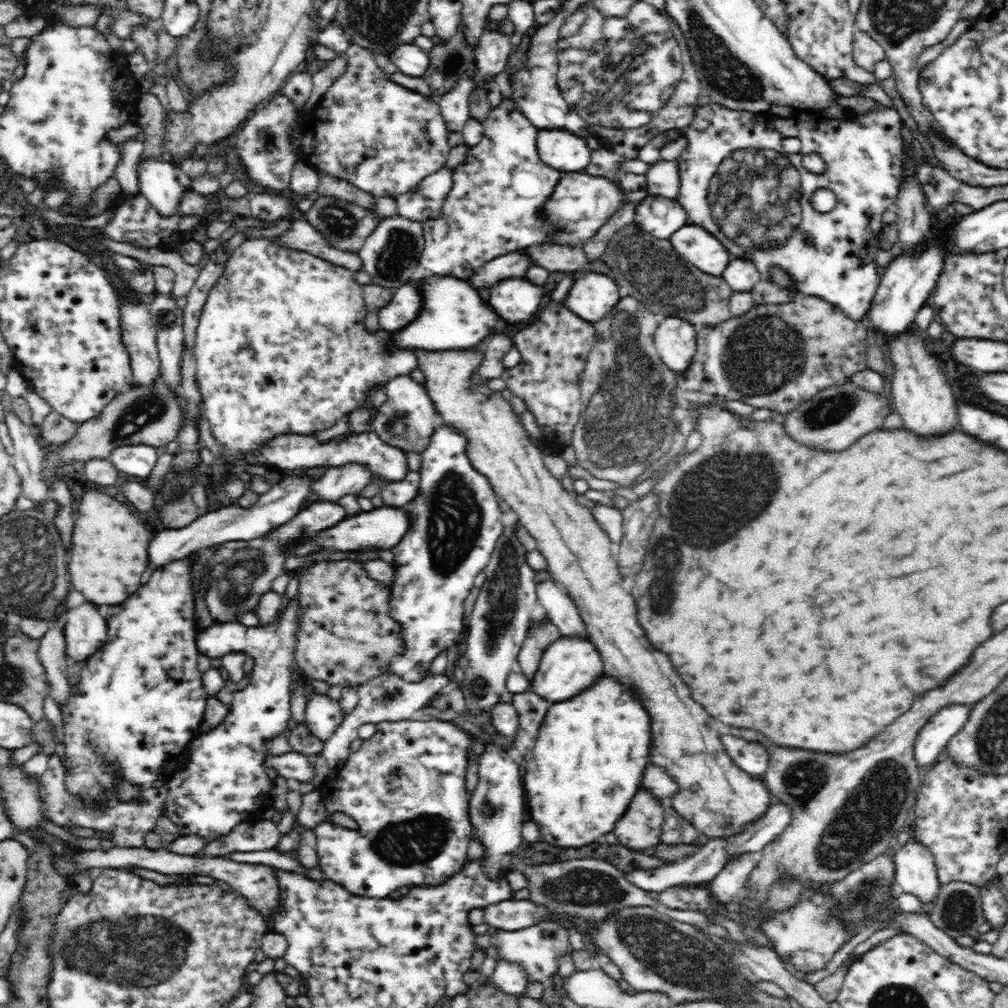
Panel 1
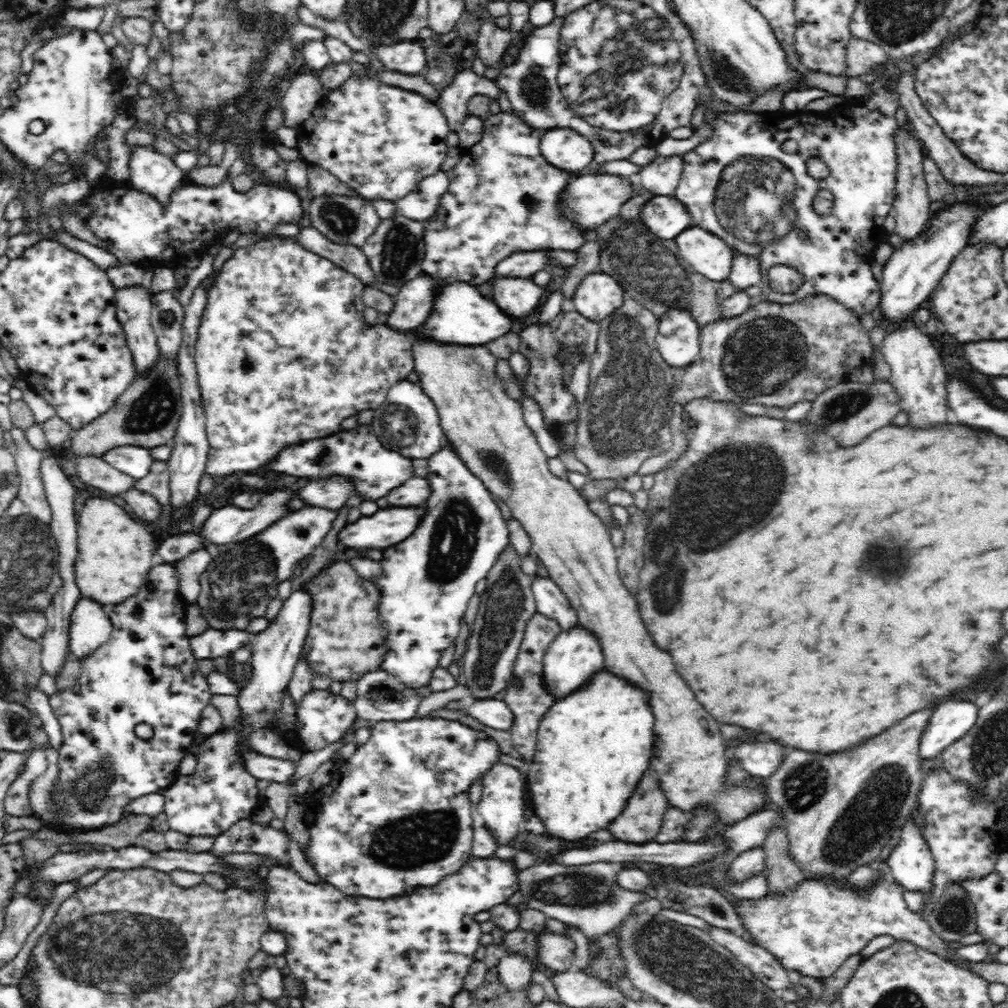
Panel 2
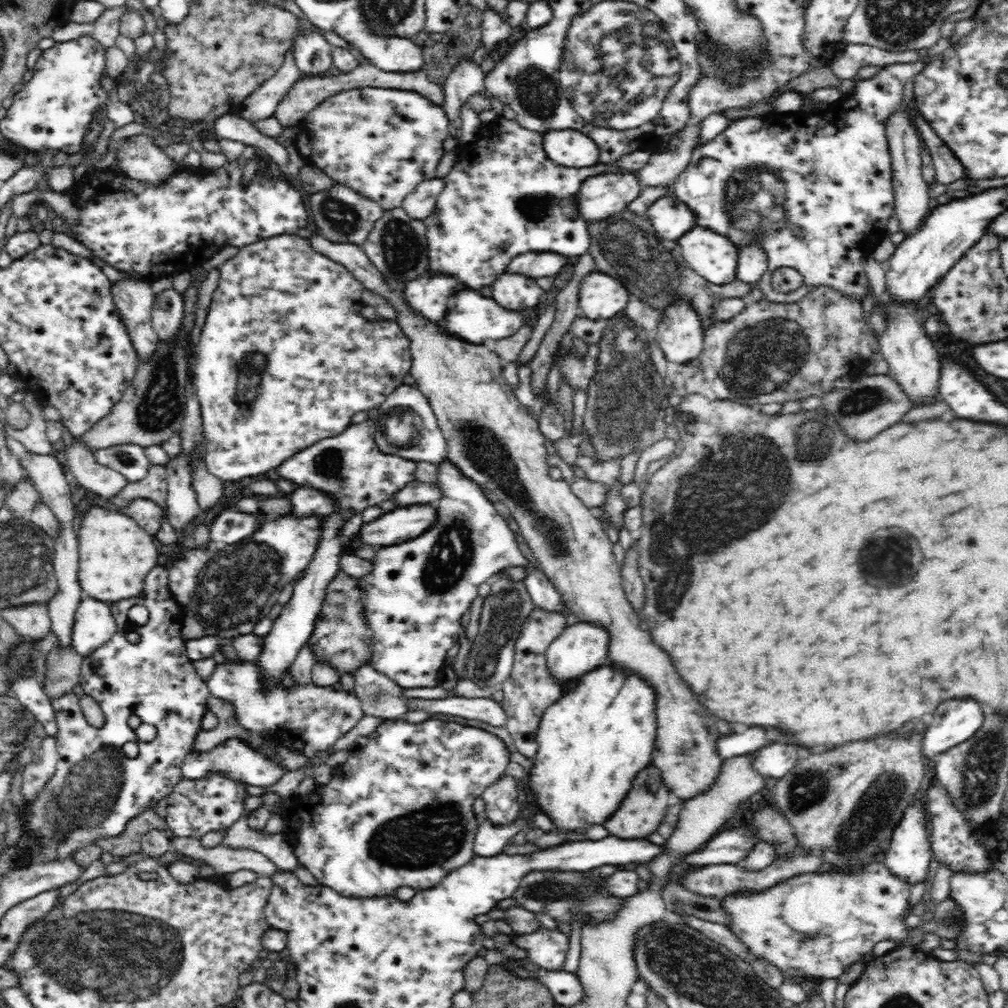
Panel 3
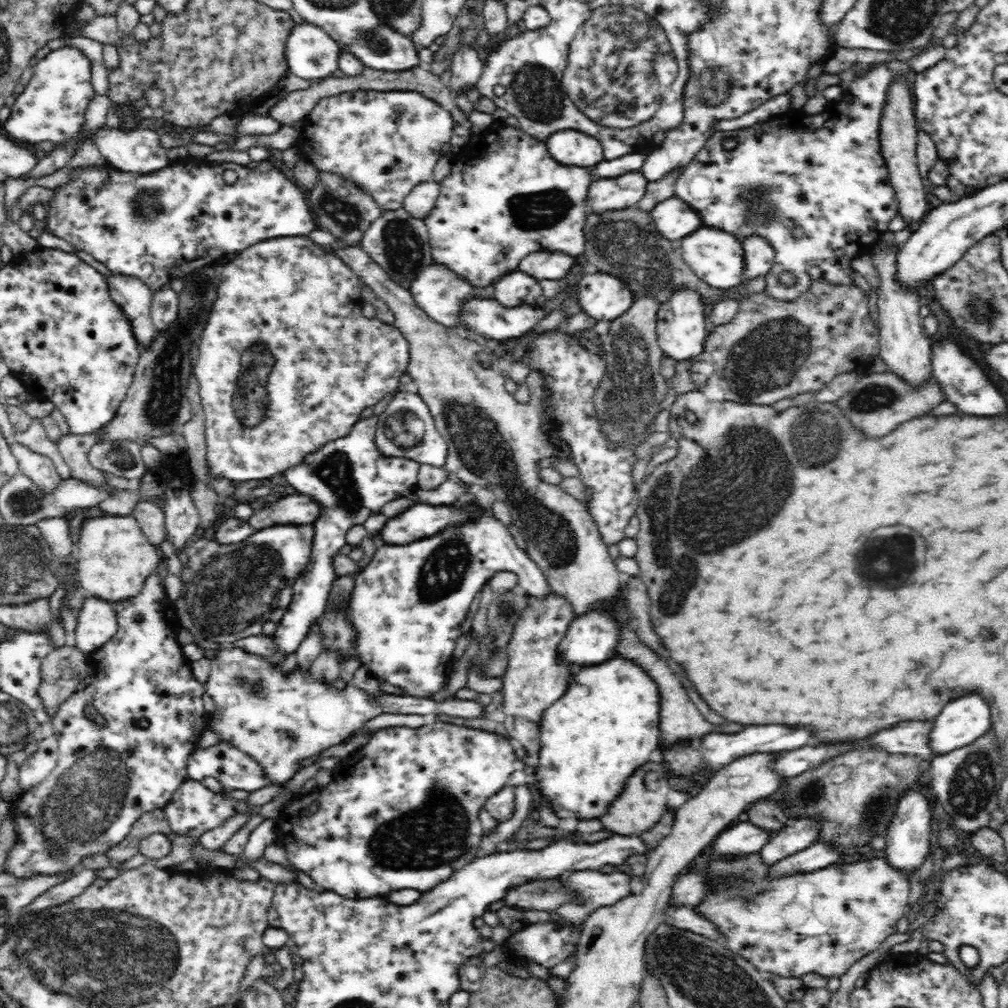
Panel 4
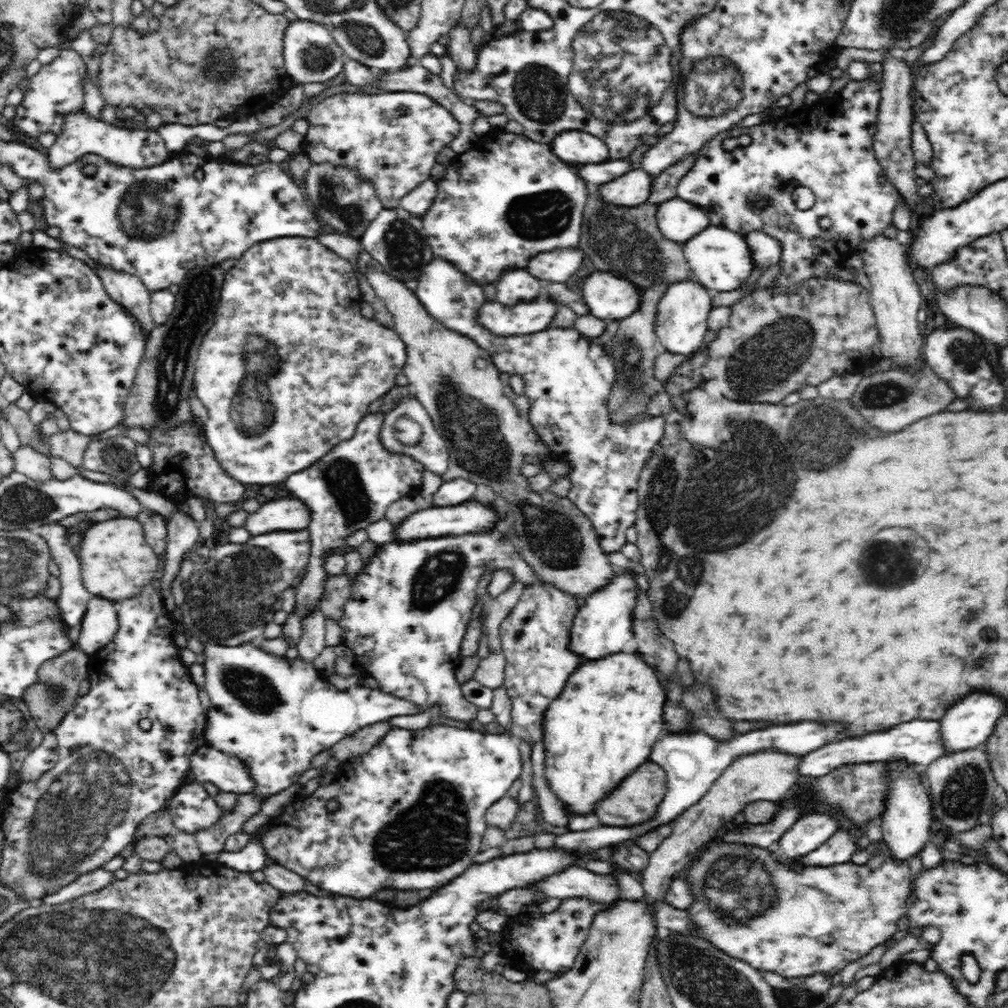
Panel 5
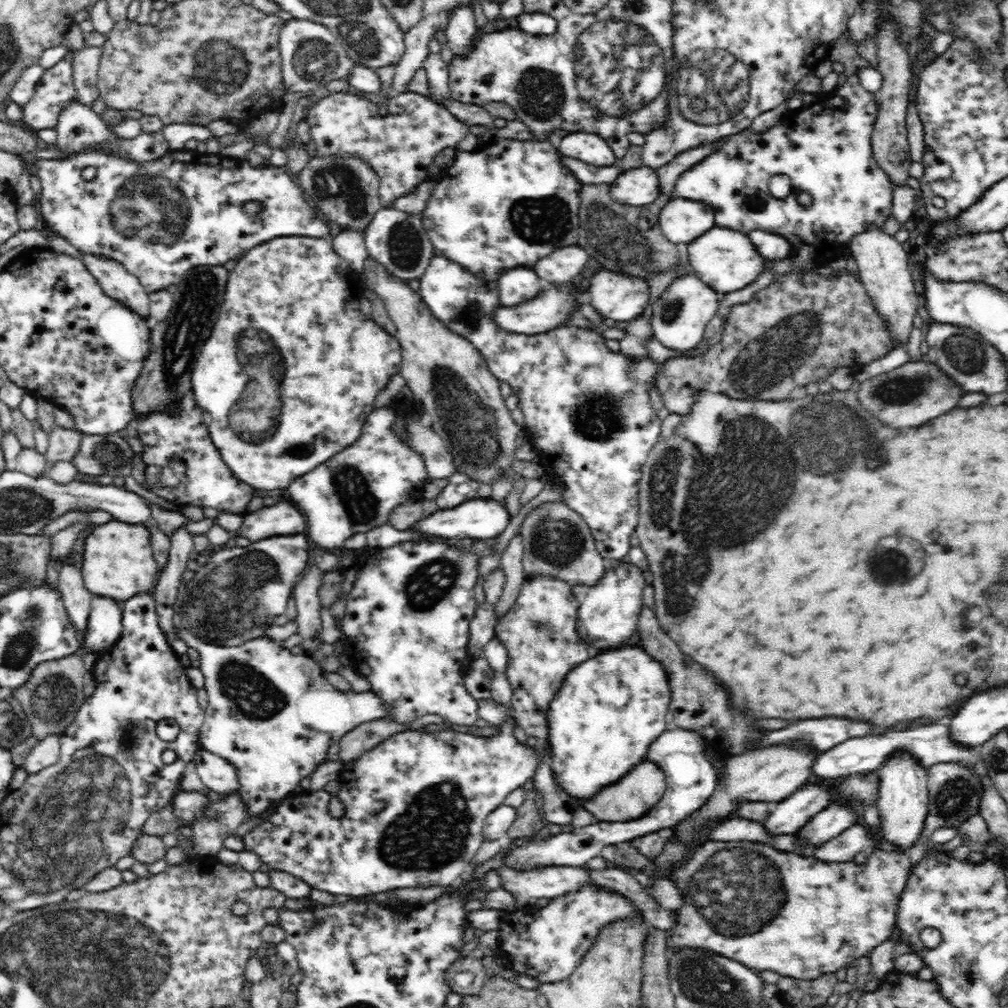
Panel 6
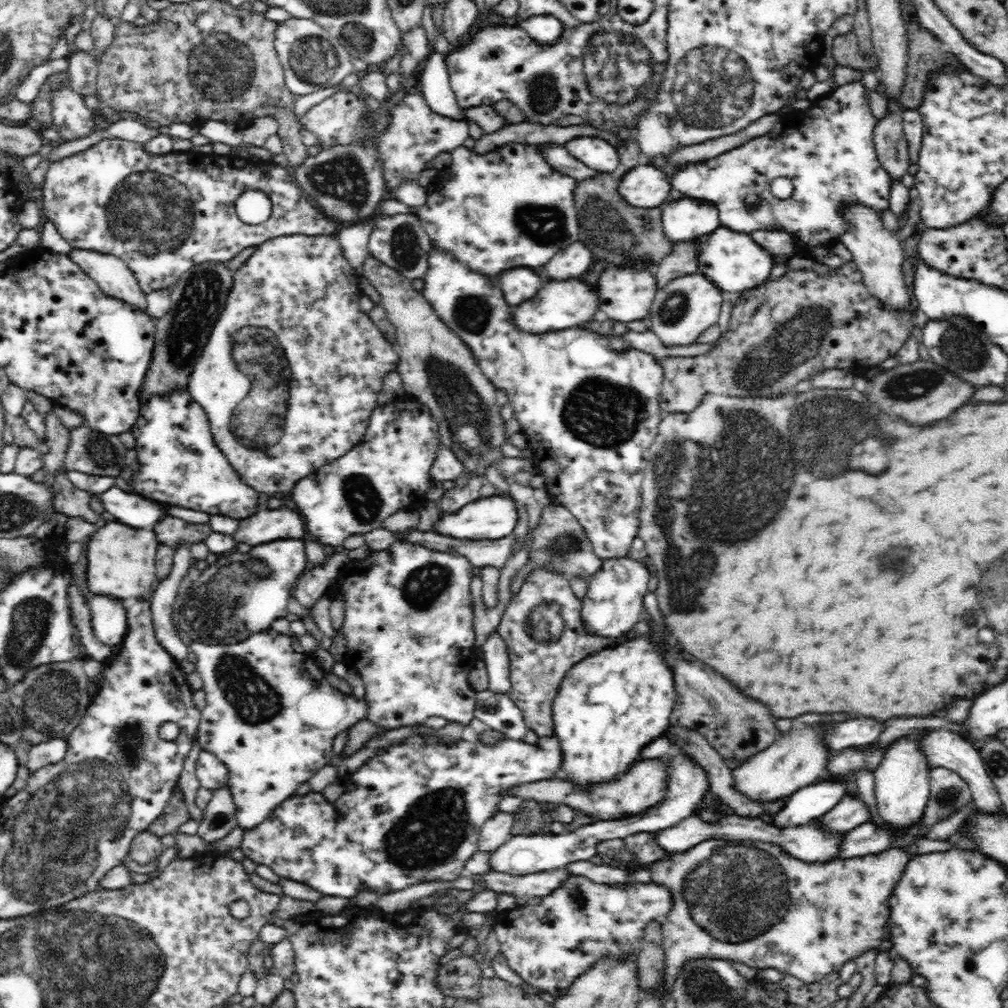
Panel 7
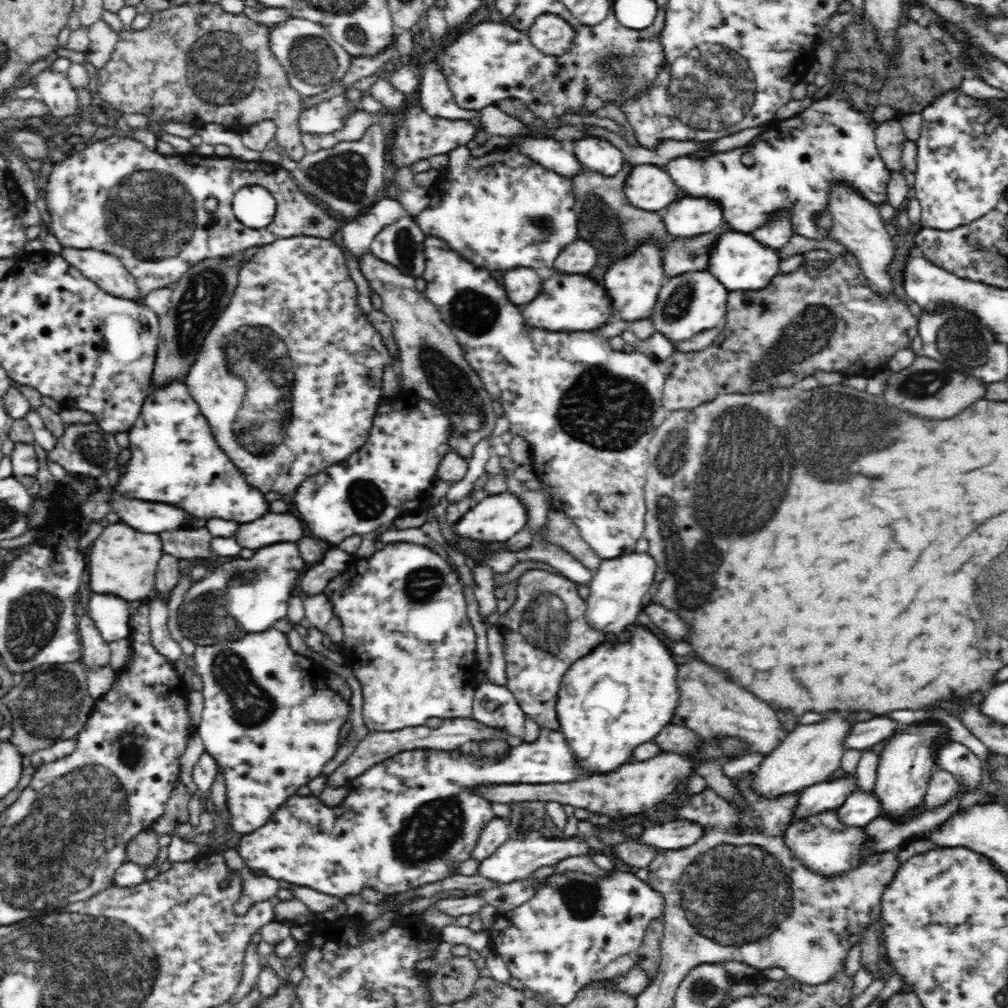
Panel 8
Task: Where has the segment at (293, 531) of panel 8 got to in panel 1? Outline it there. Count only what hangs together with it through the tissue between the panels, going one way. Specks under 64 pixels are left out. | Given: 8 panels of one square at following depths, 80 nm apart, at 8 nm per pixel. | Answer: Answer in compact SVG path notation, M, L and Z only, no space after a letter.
M344 464L338 468L328 468L321 477L311 484L312 494L318 496L318 501L338 503L346 494L358 494L372 480L371 470L361 464Z

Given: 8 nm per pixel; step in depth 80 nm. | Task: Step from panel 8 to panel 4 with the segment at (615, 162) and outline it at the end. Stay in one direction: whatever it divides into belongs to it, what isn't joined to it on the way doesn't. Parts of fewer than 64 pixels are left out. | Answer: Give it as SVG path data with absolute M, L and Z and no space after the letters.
M560 130L545 140L548 152L561 165L590 168L605 160L602 144L583 132Z

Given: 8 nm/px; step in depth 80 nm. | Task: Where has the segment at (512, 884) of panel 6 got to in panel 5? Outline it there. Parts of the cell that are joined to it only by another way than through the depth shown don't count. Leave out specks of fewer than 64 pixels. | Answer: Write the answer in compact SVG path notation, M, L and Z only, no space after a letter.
M571 866L554 877L544 878L540 882L532 882L524 889L534 889L549 898L584 897L595 904L612 904L620 900L621 893L616 885L614 874L594 874L586 868Z

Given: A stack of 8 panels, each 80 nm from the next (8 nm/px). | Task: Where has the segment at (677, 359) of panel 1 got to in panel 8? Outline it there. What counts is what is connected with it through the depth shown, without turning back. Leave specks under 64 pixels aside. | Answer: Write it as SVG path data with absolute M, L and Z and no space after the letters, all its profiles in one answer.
M706 268L701 271L686 271L665 279L649 318L653 320L656 330L670 341L688 340L698 332L724 324L728 294L729 290Z

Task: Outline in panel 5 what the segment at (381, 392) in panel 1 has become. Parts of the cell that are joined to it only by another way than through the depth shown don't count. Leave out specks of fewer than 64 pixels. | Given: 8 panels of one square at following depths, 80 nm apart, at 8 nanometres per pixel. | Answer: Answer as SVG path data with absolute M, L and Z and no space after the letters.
M416 398L404 399L393 410L385 414L379 436L380 442L388 451L410 455L438 476L442 476L448 470L449 454L445 441L435 430L431 416Z

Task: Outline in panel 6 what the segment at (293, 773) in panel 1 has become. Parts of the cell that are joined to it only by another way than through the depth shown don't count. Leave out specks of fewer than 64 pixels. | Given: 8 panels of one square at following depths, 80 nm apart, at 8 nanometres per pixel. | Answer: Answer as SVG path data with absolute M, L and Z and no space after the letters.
M199 748L193 762L198 776L208 789L222 795L237 792L239 787L237 770L229 760L209 750Z

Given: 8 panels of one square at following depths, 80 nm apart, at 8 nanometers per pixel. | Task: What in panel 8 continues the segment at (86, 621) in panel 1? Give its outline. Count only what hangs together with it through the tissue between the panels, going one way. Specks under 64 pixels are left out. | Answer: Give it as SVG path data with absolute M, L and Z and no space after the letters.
M94 594L88 600L87 614L105 642L118 642L128 636L131 602L108 594Z

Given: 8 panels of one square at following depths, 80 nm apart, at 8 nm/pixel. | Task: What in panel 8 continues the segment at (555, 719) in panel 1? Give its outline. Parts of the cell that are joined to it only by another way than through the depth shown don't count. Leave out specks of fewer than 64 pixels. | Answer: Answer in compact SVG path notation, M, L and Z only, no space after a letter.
M640 624L635 627L636 630L628 642L613 642L607 638L606 643L592 650L592 653L580 657L567 670L559 690L556 702L558 730L571 750L573 762L576 762L576 758L588 762L584 766L588 766L592 774L616 772L620 766L626 765L639 745L652 741L671 722L678 706L678 668L674 668L674 658L670 656L662 640L658 640L650 629Z

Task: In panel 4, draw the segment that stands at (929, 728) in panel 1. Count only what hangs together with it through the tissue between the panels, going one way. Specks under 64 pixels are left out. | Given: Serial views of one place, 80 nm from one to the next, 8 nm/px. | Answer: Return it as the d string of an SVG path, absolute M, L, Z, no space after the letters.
M974 693L948 702L931 722L928 748L938 755L968 746L993 725L984 697Z

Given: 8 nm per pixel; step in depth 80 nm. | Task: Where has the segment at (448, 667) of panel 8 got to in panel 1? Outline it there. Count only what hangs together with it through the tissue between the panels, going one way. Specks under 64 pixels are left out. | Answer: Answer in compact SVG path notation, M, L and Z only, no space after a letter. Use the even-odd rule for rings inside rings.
M442 426L436 430L432 443L421 456L419 496L408 504L410 520L408 530L396 546L391 548L394 574L390 585L391 614L403 629L404 650L390 664L391 672L406 682L424 680L430 662L443 651L456 644L465 630L464 600L474 586L474 578L486 568L490 554L504 530L499 498L489 480L475 469L467 454L468 439L459 428ZM551 579L538 586L538 611L543 611L548 620L558 627L561 636L582 637L582 639L586 637L588 640L586 625L569 594Z

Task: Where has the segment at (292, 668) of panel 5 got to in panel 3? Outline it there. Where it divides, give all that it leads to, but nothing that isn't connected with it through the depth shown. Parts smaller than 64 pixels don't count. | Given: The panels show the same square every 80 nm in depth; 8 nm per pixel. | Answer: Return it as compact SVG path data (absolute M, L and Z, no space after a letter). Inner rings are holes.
M226 659L216 664L205 681L211 696L234 706L236 720L244 730L259 734L265 740L275 740L277 746L303 754L309 759L317 752L328 750L365 715L362 701L354 691L338 691L332 686L322 687L313 682L308 685L294 684L289 690L281 683L264 689L264 685L260 685L260 669L256 661ZM490 697L409 698L409 710L423 710L428 713L458 716L468 720L482 720L496 727L504 727L506 724L506 713L503 706Z

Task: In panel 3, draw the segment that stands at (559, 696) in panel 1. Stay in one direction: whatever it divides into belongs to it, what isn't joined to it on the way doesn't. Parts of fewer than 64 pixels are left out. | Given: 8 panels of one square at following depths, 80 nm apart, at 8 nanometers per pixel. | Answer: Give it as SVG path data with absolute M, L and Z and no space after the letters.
M578 621L573 625L567 626L547 649L546 665L548 665L548 672L552 673L552 678L564 690L567 690L586 673L590 673L591 670L607 664L608 644L608 633L600 628L600 625Z

